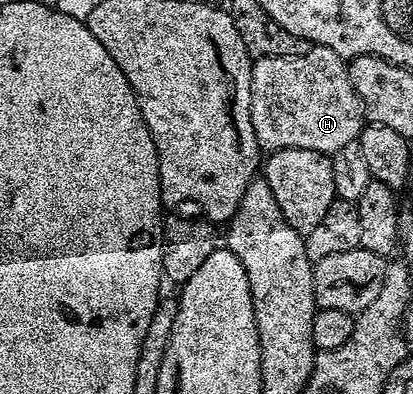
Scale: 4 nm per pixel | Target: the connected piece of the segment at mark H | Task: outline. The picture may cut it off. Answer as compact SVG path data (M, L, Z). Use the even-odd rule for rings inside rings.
M312 45L305 55L254 58L251 118L260 150L308 149L330 155L356 140L363 130L365 114L347 67L344 58L324 45Z

